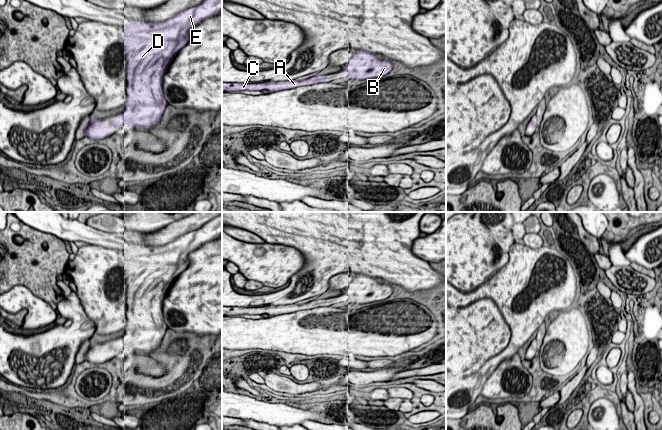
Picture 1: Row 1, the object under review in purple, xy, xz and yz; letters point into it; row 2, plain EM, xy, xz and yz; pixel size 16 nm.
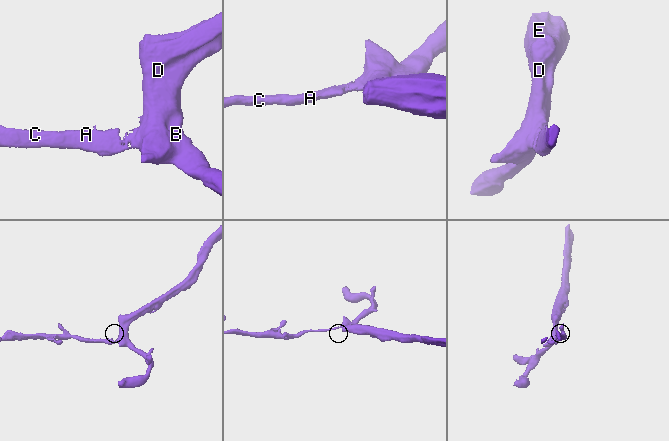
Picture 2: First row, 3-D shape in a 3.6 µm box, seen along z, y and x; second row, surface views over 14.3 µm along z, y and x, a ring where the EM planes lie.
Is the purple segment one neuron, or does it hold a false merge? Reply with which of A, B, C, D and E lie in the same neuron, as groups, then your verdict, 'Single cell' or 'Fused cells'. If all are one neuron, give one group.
Groups: A B C D E. Single cell

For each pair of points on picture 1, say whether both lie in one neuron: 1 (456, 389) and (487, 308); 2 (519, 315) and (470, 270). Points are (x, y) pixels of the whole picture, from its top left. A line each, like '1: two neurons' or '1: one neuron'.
1: two neurons
2: two neurons

